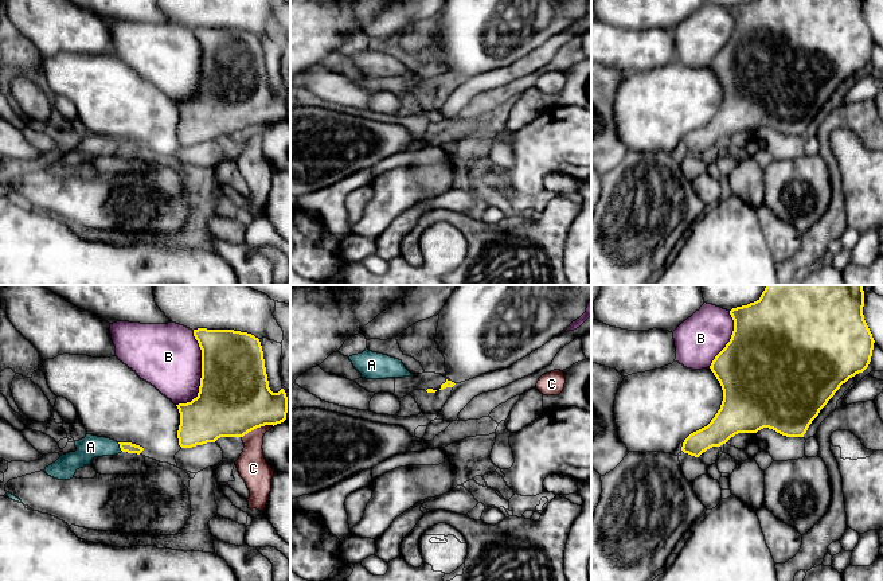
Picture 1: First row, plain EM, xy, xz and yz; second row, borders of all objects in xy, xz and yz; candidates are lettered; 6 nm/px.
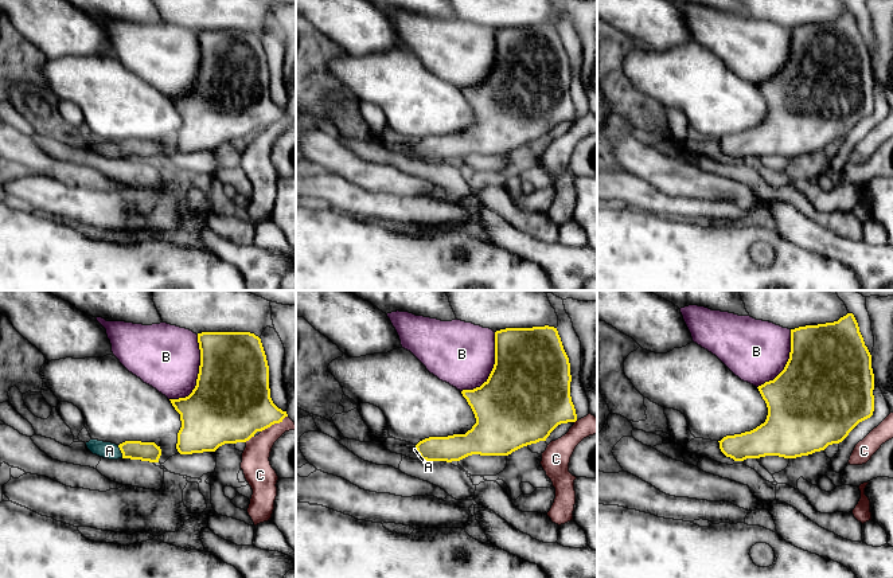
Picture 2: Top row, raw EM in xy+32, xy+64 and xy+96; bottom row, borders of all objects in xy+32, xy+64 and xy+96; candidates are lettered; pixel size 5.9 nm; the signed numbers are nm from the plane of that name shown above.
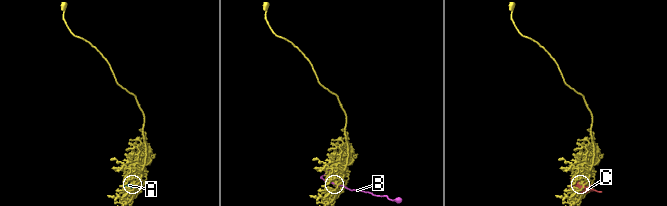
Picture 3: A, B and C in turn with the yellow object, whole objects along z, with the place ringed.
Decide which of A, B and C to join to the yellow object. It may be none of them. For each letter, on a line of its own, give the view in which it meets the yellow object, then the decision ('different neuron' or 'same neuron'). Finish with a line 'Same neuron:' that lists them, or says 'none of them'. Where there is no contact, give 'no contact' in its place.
A: meets yellow in xy; same neuron
B: meets yellow in xy; different neuron
C: meets yellow in xy; different neuron
Same neuron: A

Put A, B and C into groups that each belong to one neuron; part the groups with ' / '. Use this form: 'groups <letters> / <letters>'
groups A / B / C

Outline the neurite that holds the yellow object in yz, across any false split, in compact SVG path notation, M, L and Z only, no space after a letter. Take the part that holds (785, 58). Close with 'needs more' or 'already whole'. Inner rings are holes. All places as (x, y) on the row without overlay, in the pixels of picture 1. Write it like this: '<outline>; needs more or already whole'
M754 0L732 7L731 38L710 65L723 89L720 108L707 125L684 139L681 149L699 156L738 132L763 126L804 136L840 85L871 61L875 39L863 5L864 0Z; already whole

